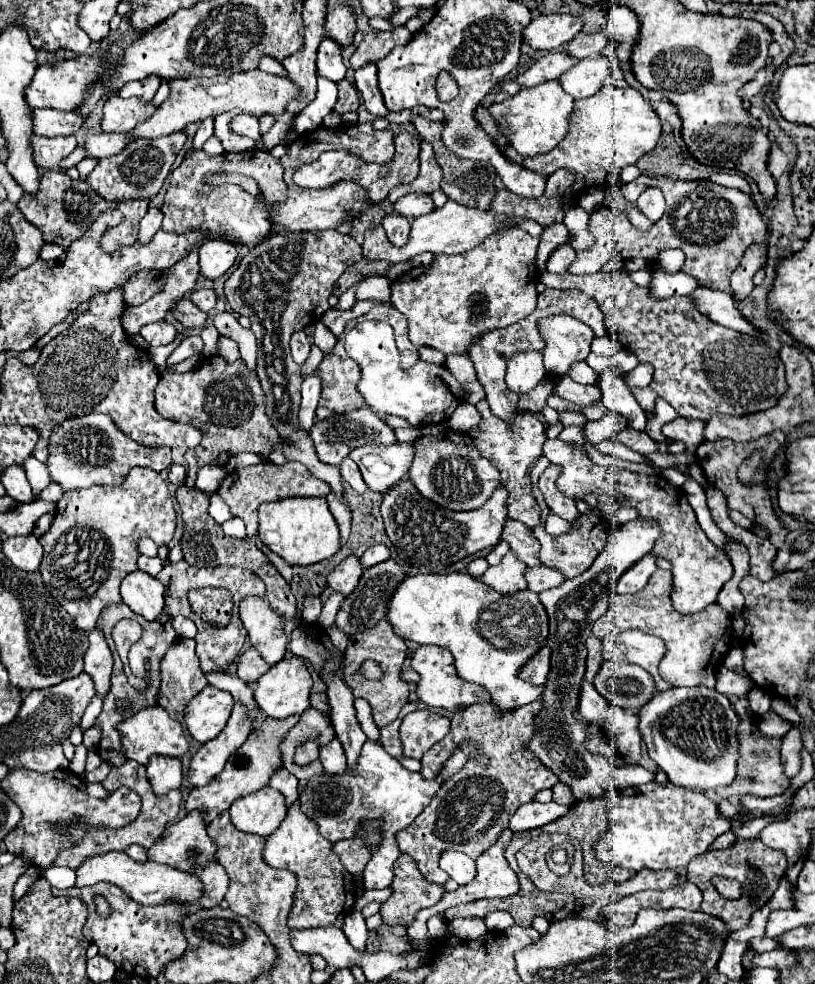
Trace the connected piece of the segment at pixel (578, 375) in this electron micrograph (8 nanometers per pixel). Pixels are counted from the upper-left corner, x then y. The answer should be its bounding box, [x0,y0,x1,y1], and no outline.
[567,362,599,384]

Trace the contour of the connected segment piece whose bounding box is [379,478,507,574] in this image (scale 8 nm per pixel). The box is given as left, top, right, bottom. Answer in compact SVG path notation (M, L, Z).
M403 478L401 482L397 482L397 486L391 486L383 494L379 508L385 522L385 532L399 558L403 558L409 566L417 568L423 574L439 574L461 558L499 542L501 530L507 520L505 500L507 492L499 486L485 502L485 506L469 512L451 512L423 498L413 482L409 478Z

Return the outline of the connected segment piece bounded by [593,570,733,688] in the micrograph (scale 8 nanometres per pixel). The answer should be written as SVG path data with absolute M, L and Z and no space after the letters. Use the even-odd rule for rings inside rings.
M655 570L649 578L649 584L629 596L613 594L607 612L593 622L593 634L597 638L603 638L607 634L617 634L621 628L637 628L645 634L653 634L663 638L667 644L665 662L661 664L661 678L667 680L671 686L715 686L715 672L721 666L723 654L729 650L729 640L733 634L731 616L721 610L719 606L711 604L703 612L697 614L677 614L671 606L671 572L669 570Z

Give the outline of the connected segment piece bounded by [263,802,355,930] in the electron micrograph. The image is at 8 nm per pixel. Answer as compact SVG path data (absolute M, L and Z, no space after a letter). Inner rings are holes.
M295 802L281 822L279 830L265 840L263 858L267 866L287 868L297 876L297 890L293 894L293 906L287 918L291 930L307 930L319 926L343 926L343 918L353 910L355 904L355 886L353 876L343 868L337 854L333 854L333 844L325 840L317 824L309 820Z

